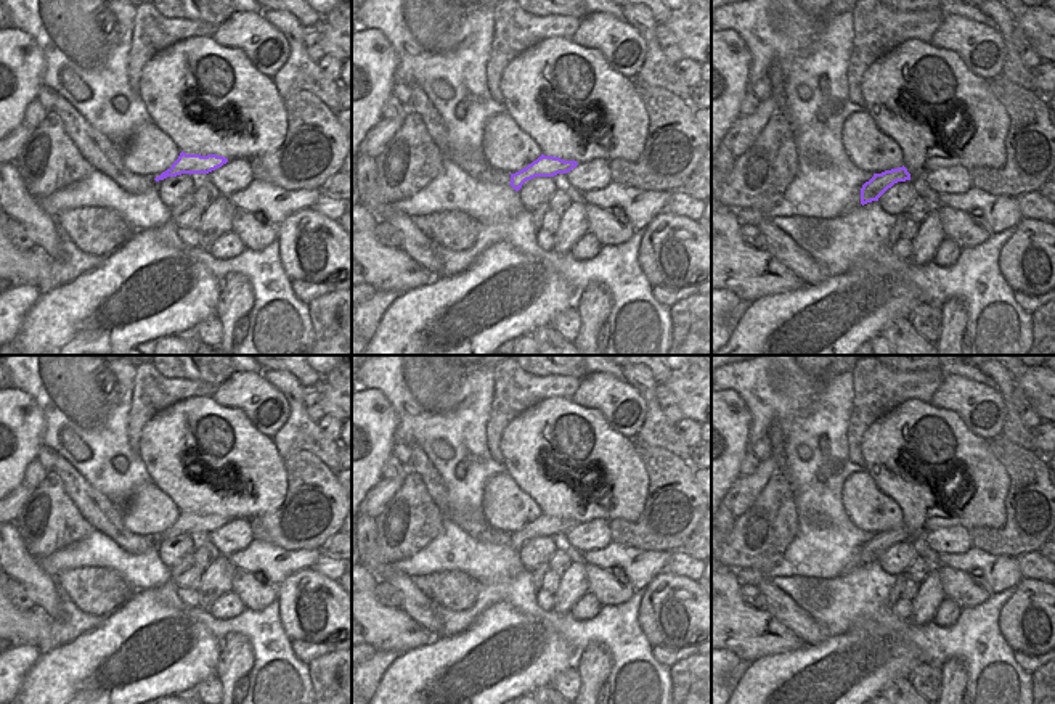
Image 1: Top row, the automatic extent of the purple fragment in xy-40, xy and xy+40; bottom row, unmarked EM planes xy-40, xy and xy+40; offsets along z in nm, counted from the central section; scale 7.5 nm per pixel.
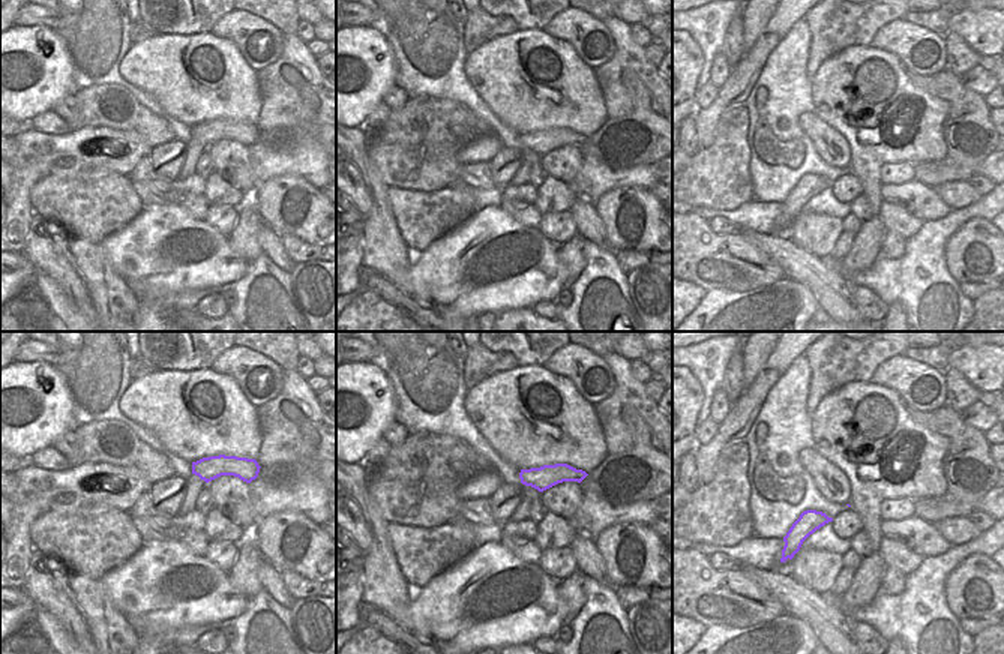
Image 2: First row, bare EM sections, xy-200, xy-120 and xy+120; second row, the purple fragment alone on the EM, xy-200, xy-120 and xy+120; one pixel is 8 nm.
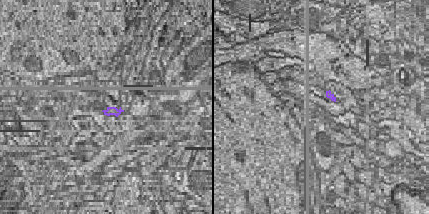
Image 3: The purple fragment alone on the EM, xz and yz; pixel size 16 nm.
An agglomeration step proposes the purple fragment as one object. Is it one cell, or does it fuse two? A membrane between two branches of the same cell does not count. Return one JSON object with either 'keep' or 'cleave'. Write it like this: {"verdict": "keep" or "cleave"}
{"verdict": "keep"}

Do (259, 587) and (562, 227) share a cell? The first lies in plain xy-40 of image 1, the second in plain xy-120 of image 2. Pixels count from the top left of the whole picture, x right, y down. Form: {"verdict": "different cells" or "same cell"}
{"verdict": "different cells"}

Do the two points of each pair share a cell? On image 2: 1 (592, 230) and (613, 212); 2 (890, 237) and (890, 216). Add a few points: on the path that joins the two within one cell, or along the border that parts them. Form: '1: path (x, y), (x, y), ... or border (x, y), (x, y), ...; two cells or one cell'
1: border (593, 206), (605, 228), (607, 243), (614, 251); two cells
2: border (887, 228), (905, 240); two cells

